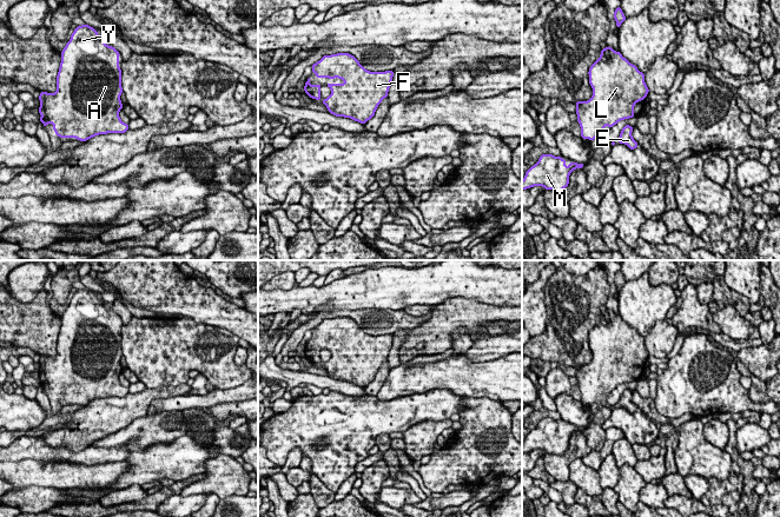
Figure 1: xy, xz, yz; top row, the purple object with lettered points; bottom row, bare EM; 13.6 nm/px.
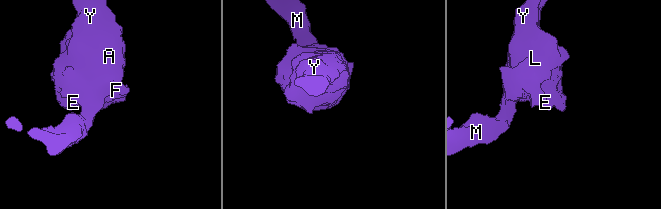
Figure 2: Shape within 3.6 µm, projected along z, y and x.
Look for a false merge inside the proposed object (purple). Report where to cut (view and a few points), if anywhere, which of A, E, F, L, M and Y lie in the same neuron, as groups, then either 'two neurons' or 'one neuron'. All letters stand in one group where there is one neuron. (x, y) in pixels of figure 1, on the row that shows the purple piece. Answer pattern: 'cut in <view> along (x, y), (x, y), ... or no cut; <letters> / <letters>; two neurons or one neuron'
no cut; A E F L M Y; one neuron

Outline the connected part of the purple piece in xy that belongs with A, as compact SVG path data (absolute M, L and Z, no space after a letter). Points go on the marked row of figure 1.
M88 25L77 26L61 52L57 91L53 94L40 92L40 121L44 127L52 124L60 138L86 141L99 134L125 133L128 130L128 124L123 122L119 117L123 108L120 53L113 46L107 46L104 39Z

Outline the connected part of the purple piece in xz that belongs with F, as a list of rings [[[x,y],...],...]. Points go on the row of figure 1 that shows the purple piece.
[[[349,53],[324,55],[312,65],[319,78],[342,79],[344,84],[326,84],[331,94],[323,100],[329,113],[353,119],[361,124],[370,120],[384,98],[388,97],[394,71],[370,72]]]

